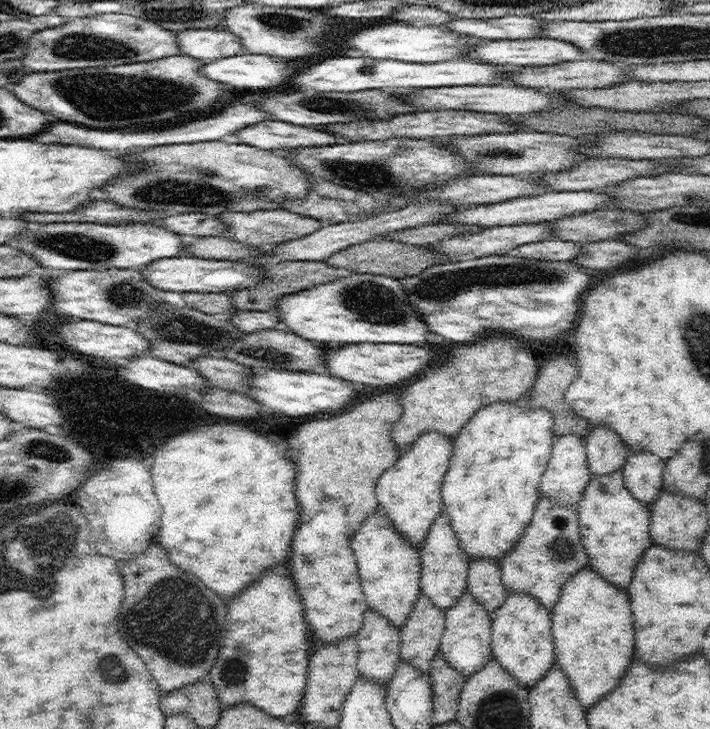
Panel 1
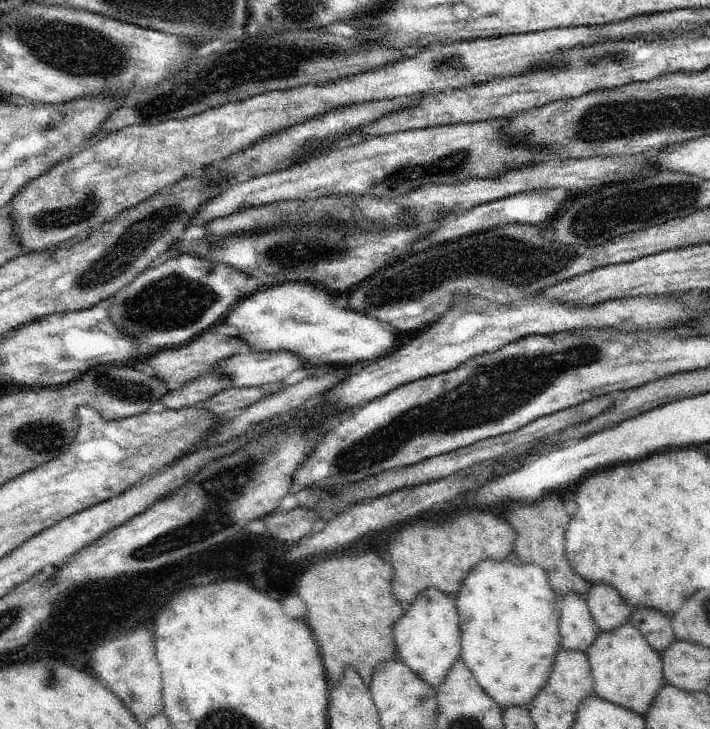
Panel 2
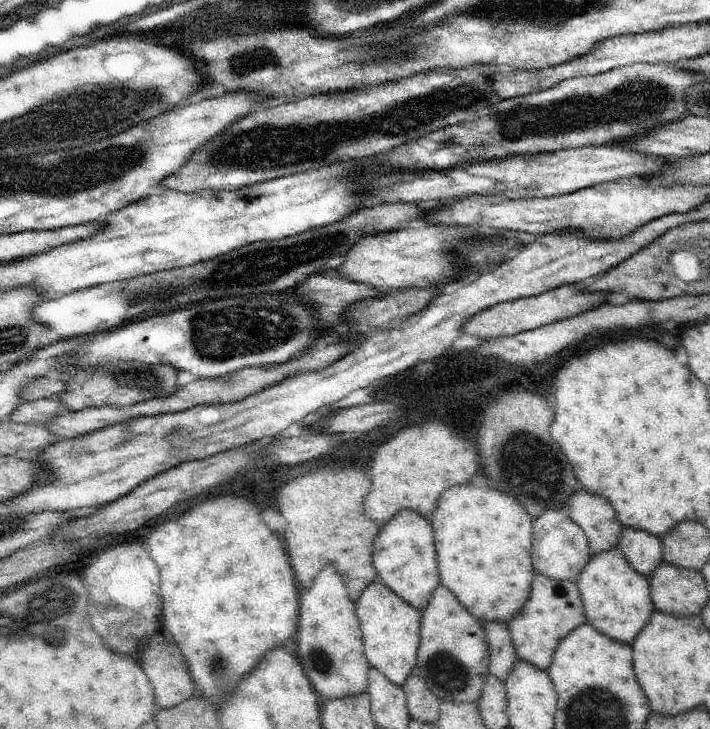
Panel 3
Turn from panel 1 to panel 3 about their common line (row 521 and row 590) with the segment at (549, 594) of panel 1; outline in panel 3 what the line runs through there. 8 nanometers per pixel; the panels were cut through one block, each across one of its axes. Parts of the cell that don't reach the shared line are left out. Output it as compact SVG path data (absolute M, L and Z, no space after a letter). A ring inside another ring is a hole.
M535 573L526 605L507 624L507 628L518 659L547 672L563 639L585 623L587 619L577 585L572 581L554 581L545 575Z

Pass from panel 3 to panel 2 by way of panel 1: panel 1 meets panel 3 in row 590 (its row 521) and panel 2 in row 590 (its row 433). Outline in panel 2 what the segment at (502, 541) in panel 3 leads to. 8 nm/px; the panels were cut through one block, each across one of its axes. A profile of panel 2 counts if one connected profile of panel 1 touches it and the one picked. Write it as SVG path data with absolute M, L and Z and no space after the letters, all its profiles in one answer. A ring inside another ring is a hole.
M486 558L467 574L455 603L461 630L461 658L476 676L480 686L504 709L506 706L526 706L550 680L556 654L561 649L556 602L559 595L552 590L546 571L538 564L521 564L513 558L496 562Z

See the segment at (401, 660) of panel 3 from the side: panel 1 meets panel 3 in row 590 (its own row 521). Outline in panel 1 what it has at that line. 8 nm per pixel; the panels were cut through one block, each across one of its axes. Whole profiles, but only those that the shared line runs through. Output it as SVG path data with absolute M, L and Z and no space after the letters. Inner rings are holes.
M380 508L358 528L352 548L357 558L363 594L370 609L381 612L401 630L421 596L421 558L419 549L394 530L392 520Z

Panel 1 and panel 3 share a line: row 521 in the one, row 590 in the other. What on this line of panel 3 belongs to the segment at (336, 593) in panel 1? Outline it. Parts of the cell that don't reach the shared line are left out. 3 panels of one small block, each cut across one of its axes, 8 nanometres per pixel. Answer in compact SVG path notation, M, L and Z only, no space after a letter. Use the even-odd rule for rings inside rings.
M324 568L314 578L314 586L302 594L296 638L302 671L308 674L321 702L369 692L368 674L371 667L364 653L361 627L355 604L348 598L346 584L337 569Z

